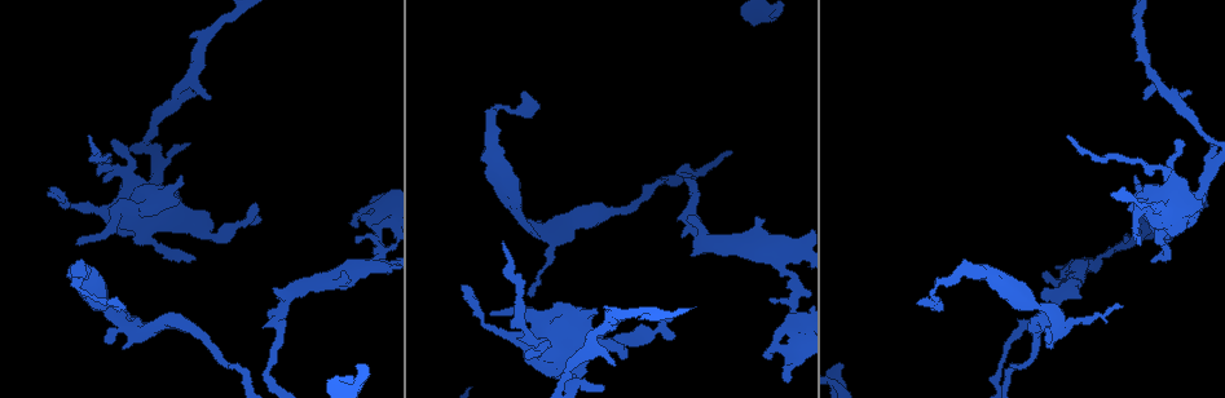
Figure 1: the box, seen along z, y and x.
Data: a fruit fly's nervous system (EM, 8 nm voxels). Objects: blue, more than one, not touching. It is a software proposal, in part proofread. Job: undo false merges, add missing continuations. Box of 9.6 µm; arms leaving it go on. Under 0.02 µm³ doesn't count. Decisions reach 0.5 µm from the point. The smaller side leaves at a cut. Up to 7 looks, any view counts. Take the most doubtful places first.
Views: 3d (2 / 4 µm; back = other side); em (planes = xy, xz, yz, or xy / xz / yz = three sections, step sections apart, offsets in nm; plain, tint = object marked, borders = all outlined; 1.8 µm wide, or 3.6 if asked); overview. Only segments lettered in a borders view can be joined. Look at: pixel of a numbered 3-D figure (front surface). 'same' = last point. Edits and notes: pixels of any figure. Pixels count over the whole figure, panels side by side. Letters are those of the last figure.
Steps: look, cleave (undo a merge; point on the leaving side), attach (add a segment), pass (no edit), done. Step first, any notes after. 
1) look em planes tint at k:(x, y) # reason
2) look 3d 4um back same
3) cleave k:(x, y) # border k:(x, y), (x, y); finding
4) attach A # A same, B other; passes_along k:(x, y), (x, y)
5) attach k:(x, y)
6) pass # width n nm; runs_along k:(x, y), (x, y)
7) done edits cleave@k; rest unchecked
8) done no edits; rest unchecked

look 3d 4um at 1:(667, 320)

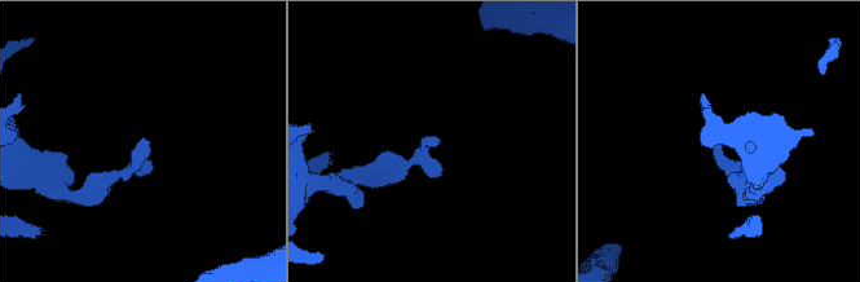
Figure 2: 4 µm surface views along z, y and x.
look em planes borders at 2:(141, 139) # shape alone is not enough

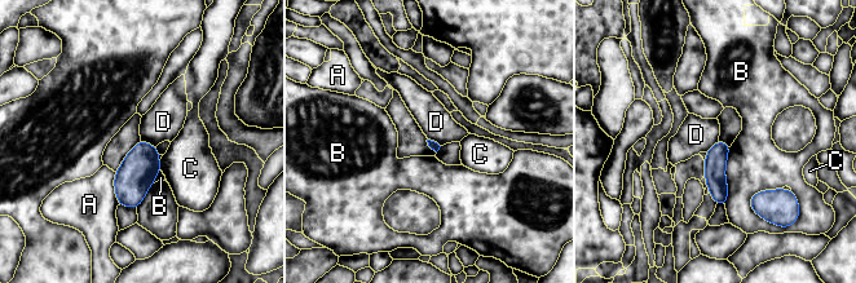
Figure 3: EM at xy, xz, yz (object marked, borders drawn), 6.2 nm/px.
pass # A other, B other, C other, D other; none of them fits

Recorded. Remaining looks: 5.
look em planes borders at 1:(1151, 261) # free end

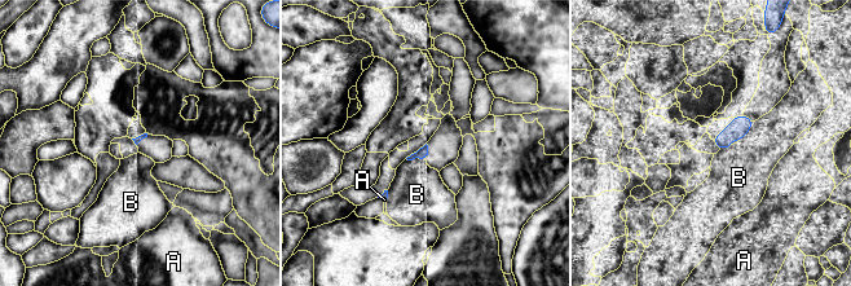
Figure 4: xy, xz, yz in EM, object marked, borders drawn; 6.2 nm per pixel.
pass # longest_contact B 160 nm; A other, B other; border 4:(754, 122), (739, 141); none of them fits

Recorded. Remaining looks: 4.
look 3d 2um at 1:(1139, 241) # tapers out

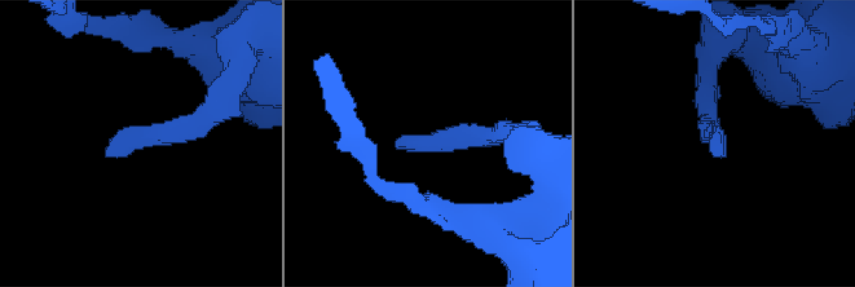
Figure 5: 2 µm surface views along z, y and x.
look em yz step 8 borders at 5:(721, 148) # now the EM

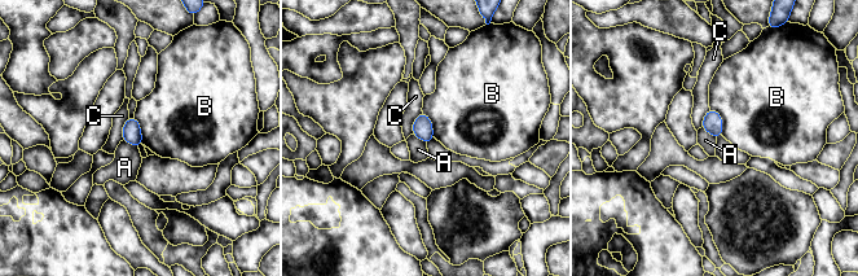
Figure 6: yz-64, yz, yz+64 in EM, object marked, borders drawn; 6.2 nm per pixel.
pass # width 110 nm; A other, B other, C other; border 6:(711, 108), (721, 118), (722, 135); no lettered segment goes on from it

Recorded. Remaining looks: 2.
done no edits; rest unchecked

